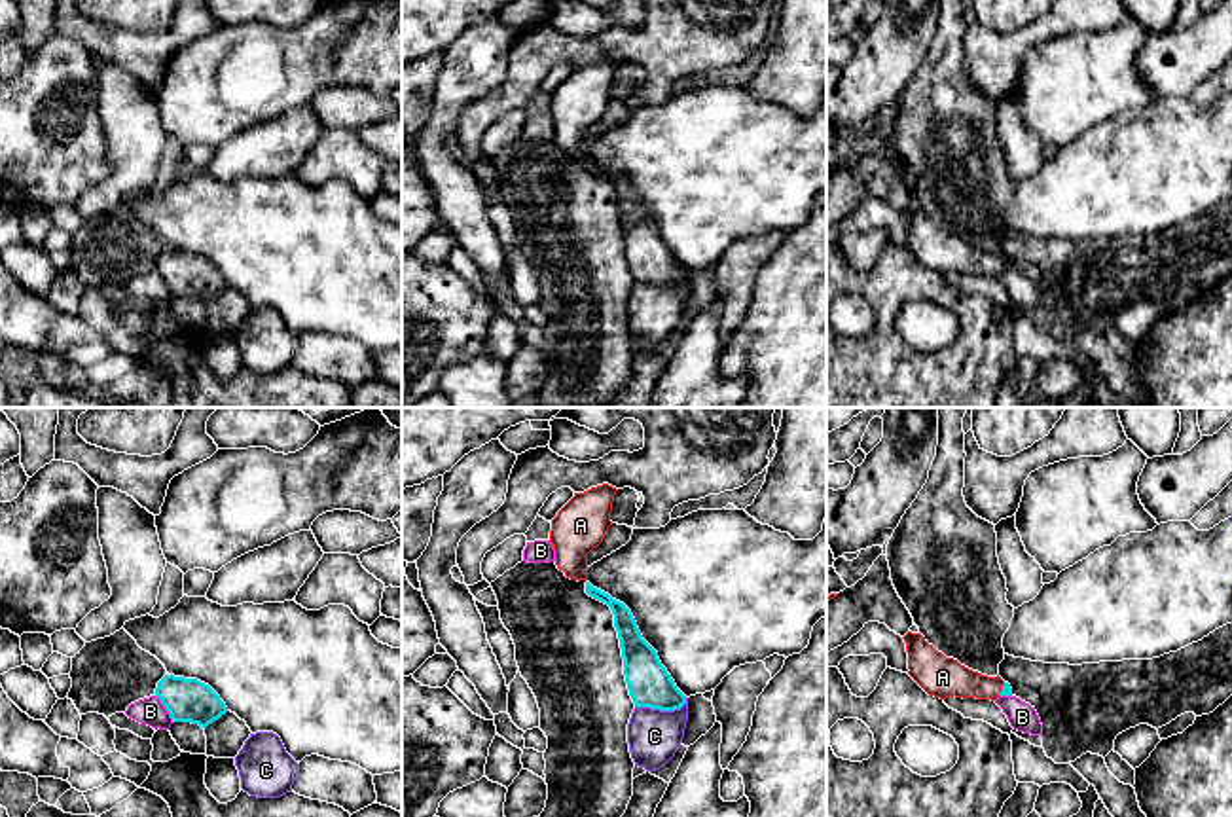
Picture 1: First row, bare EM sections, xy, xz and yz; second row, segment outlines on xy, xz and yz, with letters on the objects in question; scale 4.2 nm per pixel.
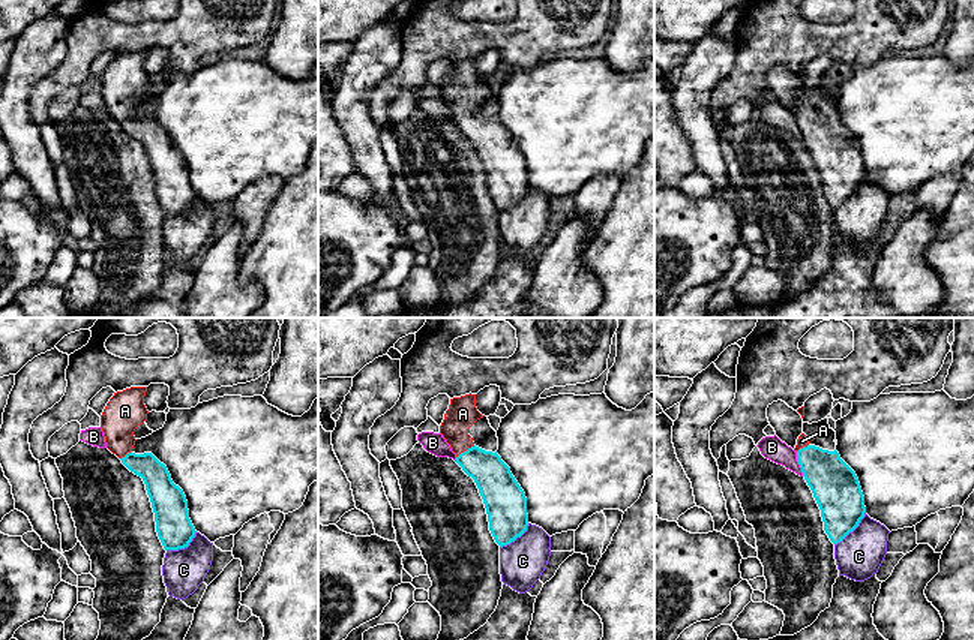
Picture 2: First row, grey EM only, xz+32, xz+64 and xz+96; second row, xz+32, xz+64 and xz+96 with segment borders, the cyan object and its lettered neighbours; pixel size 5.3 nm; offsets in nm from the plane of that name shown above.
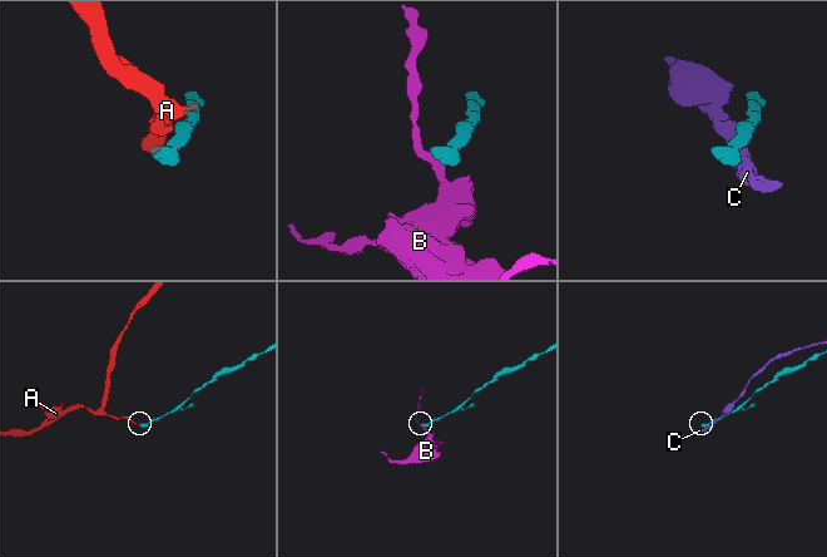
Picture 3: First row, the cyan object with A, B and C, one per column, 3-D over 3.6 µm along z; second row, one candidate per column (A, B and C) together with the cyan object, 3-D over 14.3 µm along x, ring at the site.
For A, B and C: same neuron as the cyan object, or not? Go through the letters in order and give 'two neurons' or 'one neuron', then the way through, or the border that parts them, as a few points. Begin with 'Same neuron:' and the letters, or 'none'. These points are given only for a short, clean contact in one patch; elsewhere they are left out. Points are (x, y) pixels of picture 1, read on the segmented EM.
Same neuron: A
A: one neuron | across yz (1007, 690), (1003, 689), (978, 687), (946, 677)
B: two neurons | along xy (156, 694), (173, 719)
C: two neurons

